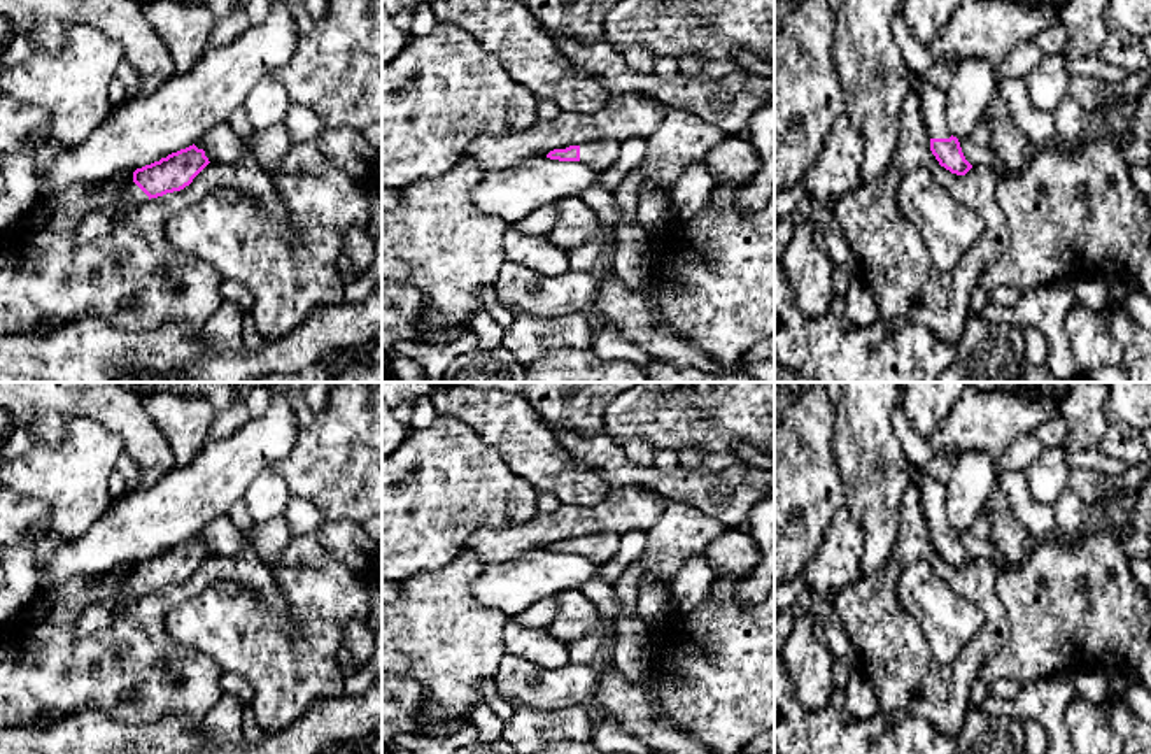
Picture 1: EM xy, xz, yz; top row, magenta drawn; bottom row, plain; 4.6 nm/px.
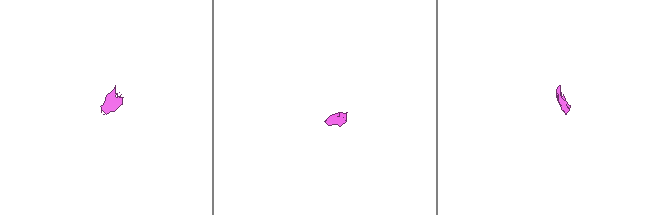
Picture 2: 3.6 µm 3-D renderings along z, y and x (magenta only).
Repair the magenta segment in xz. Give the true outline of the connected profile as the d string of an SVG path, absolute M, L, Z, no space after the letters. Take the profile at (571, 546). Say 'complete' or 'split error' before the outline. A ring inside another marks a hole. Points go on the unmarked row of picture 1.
split error | M617 533L587 535L582 538L569 538L566 542L554 542L547 547L559 554L582 554L599 565L610 561L620 547Z

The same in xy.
split error | M194 537L133 565L133 575L124 586L130 596L142 596L166 586L180 584L208 558L203 542Z

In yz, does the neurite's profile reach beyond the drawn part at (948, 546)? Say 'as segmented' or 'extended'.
extended

